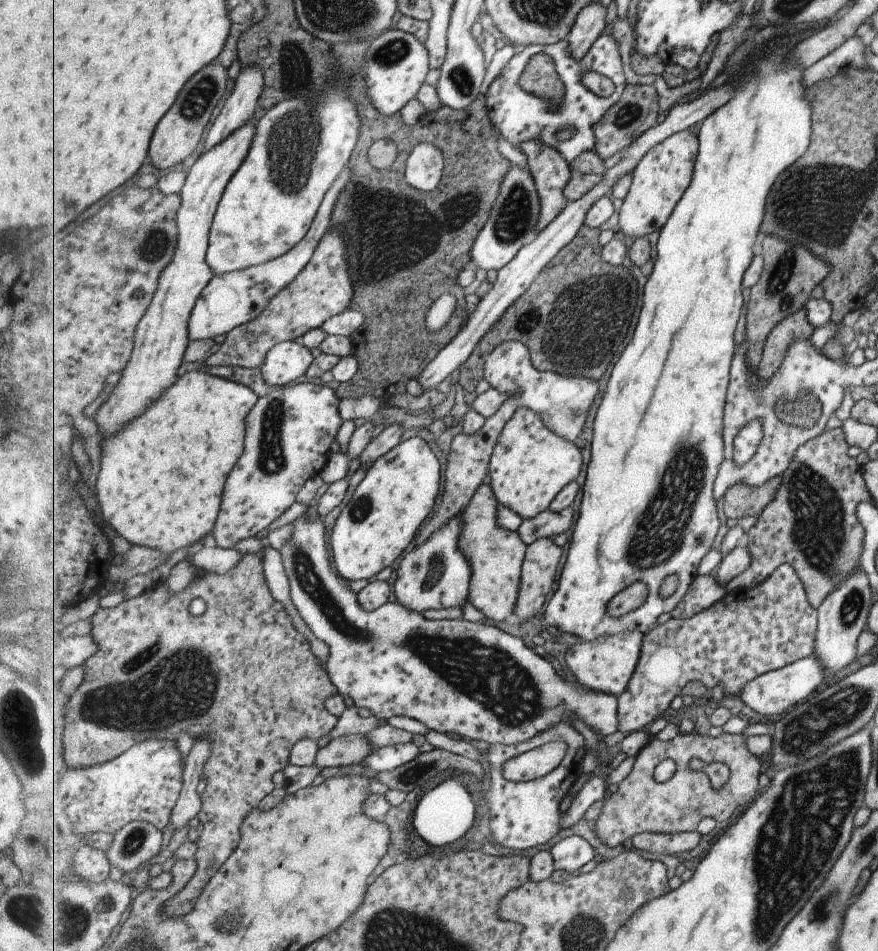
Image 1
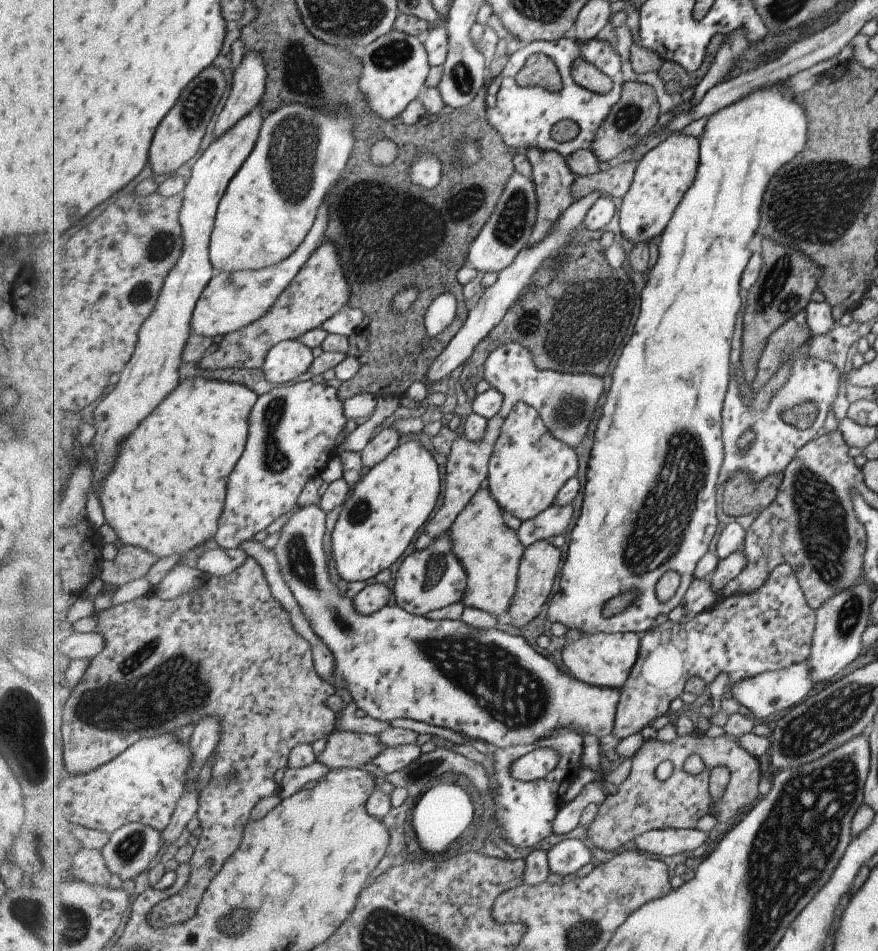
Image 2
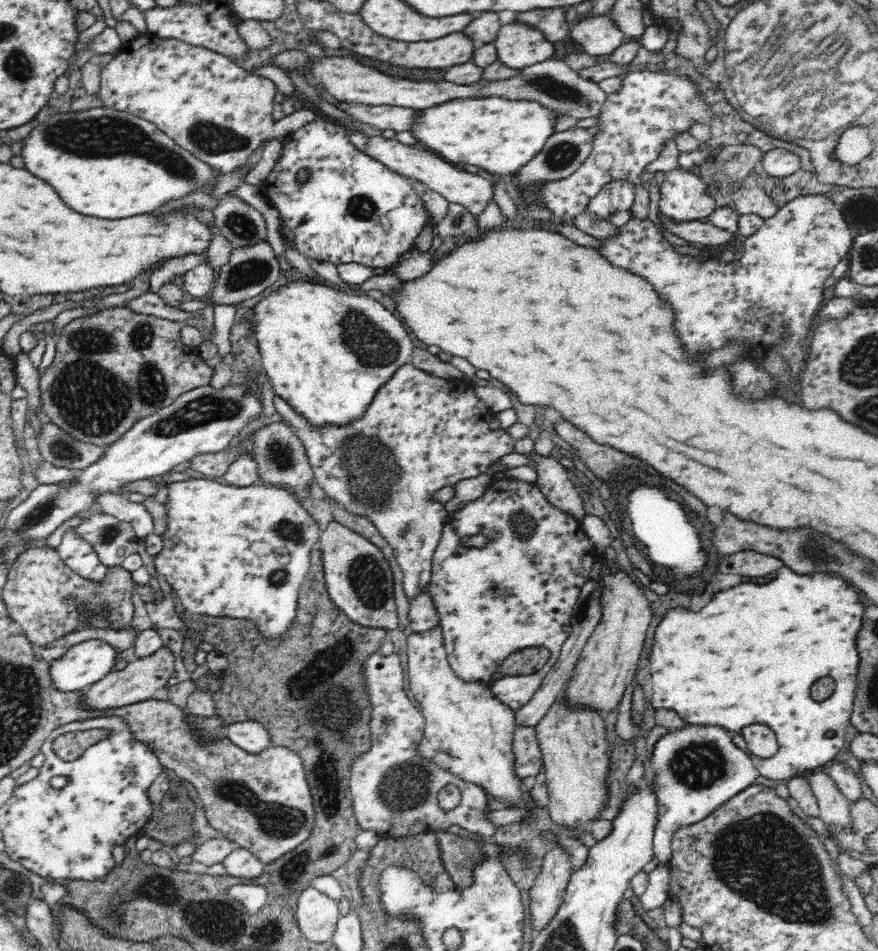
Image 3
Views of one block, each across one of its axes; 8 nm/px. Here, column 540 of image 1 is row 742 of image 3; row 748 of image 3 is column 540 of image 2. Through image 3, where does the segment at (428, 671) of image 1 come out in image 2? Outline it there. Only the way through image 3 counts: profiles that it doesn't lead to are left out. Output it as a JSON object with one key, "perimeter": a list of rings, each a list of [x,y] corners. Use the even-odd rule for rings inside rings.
{"perimeter":[[[318,503],[301,507],[293,513],[282,526],[280,537],[273,550],[278,556],[280,568],[285,574],[289,588],[293,591],[297,602],[302,606],[303,612],[310,619],[314,631],[319,638],[322,638],[330,651],[335,655],[336,664],[334,666],[334,678],[336,684],[345,686],[349,691],[353,701],[358,708],[364,710],[369,717],[380,721],[395,720],[395,718],[410,718],[427,724],[440,726],[441,728],[449,728],[455,732],[461,733],[464,737],[469,737],[475,740],[481,740],[494,744],[498,748],[504,749],[519,745],[534,745],[543,739],[547,739],[551,735],[558,733],[561,729],[569,729],[578,732],[580,735],[593,735],[597,738],[609,736],[614,731],[617,720],[618,704],[622,698],[622,690],[607,687],[598,687],[587,684],[578,678],[575,678],[570,673],[561,672],[557,668],[557,664],[549,658],[545,658],[543,654],[539,654],[523,636],[513,636],[507,632],[497,630],[492,627],[490,629],[478,629],[469,626],[460,621],[452,621],[445,619],[442,621],[434,621],[433,619],[425,618],[423,615],[415,615],[407,612],[403,607],[395,604],[393,606],[383,607],[379,612],[372,615],[363,615],[354,606],[353,598],[347,598],[339,592],[339,588],[335,586],[335,582],[331,580],[329,573],[327,574],[327,550],[325,550],[325,536],[327,536],[327,511]]]}

